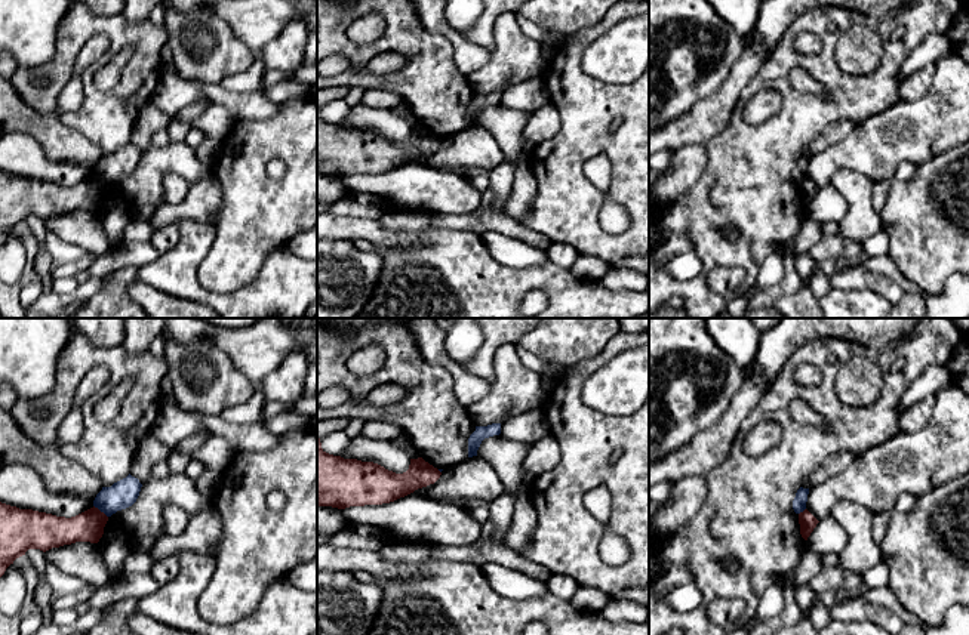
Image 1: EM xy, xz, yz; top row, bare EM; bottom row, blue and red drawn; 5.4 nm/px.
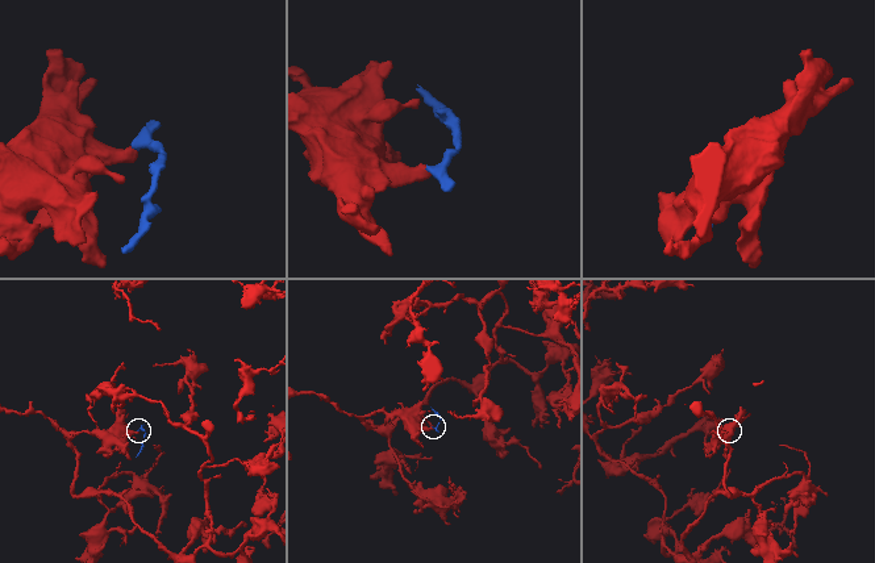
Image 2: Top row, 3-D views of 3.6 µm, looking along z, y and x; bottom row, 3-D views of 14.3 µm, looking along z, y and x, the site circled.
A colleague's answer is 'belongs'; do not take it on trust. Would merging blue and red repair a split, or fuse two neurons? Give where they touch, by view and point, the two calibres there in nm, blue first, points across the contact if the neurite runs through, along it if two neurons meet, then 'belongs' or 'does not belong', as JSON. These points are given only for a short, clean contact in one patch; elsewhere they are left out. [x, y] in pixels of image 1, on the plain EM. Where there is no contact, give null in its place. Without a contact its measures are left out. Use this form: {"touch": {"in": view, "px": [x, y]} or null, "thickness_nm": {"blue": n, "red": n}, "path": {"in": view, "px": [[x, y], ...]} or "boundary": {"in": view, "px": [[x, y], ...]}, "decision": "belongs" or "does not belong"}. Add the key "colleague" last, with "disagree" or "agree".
{"touch": {"in": "xy", "px": [101, 179]}, "thickness_nm": {"blue": 150, "red": 160}, "boundary": {"in": "xy", "px": [[94, 173], [107, 185]]}, "decision": "does not belong", "colleague": "disagree"}

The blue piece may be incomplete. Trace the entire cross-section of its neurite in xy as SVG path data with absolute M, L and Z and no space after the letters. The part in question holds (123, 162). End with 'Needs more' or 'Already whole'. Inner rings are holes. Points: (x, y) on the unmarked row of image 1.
M129 142L111 155L102 155L93 169L93 175L111 185L117 179L132 175L139 164L141 155L139 148Z. Already whole

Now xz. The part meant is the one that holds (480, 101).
M501 92L476 95L476 99L468 107L468 126L477 124L477 118L484 107L499 102L501 102Z. Already whole

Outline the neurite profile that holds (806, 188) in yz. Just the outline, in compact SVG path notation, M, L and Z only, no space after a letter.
M808 179L799 182L800 203L805 209L810 204L819 189Z

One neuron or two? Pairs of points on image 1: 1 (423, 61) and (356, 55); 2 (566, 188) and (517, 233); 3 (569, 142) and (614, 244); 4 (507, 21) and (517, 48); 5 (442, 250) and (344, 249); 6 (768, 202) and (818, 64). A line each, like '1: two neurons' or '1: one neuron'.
1: one neuron
2: two neurons
3: one neuron
4: one neuron
5: two neurons
6: one neuron

